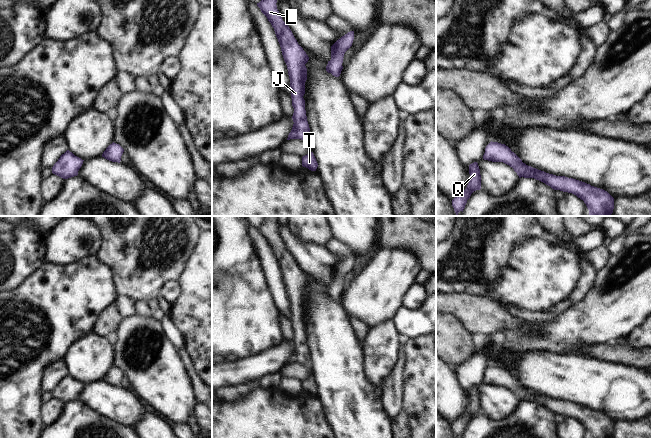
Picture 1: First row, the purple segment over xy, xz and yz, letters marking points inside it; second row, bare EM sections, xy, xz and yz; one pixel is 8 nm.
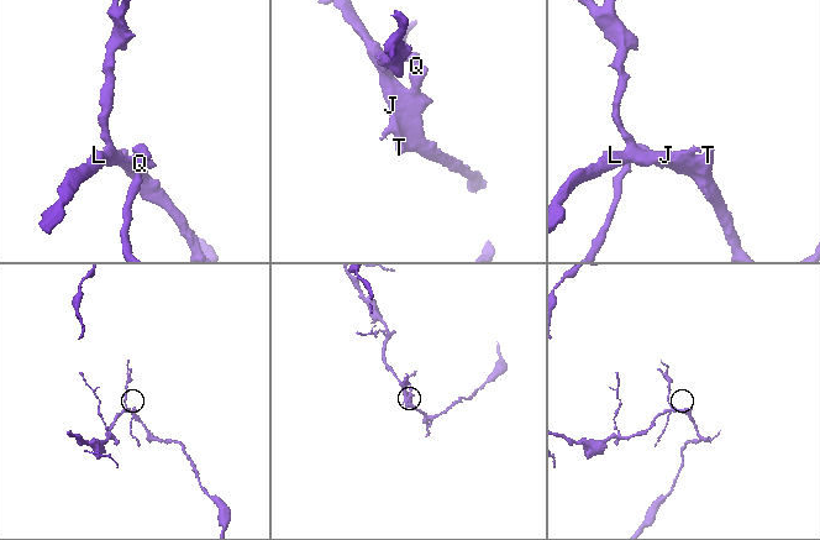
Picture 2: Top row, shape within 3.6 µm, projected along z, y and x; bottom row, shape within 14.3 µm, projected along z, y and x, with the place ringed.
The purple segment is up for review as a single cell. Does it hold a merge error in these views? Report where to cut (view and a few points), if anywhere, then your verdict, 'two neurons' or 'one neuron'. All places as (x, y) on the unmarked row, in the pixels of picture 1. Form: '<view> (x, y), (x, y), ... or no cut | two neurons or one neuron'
no cut | one neuron

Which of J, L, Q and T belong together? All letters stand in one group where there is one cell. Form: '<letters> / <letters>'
J L Q T

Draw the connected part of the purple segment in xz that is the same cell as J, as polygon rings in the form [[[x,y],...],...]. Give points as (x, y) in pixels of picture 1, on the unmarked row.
[[[263,216],[263,222],[257,227],[257,230],[274,252],[288,293],[292,330],[294,332],[292,340],[294,348],[287,364],[301,363],[309,367],[310,352],[306,340],[305,324],[303,322],[305,318],[305,306],[307,304],[307,292],[305,288],[308,286],[309,281],[298,268],[289,250],[283,245],[277,233],[277,222],[277,216]]]

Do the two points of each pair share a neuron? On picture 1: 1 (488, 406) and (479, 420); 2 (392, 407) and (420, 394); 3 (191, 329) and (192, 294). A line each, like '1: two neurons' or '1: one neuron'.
1: two neurons
2: two neurons
3: one neuron

